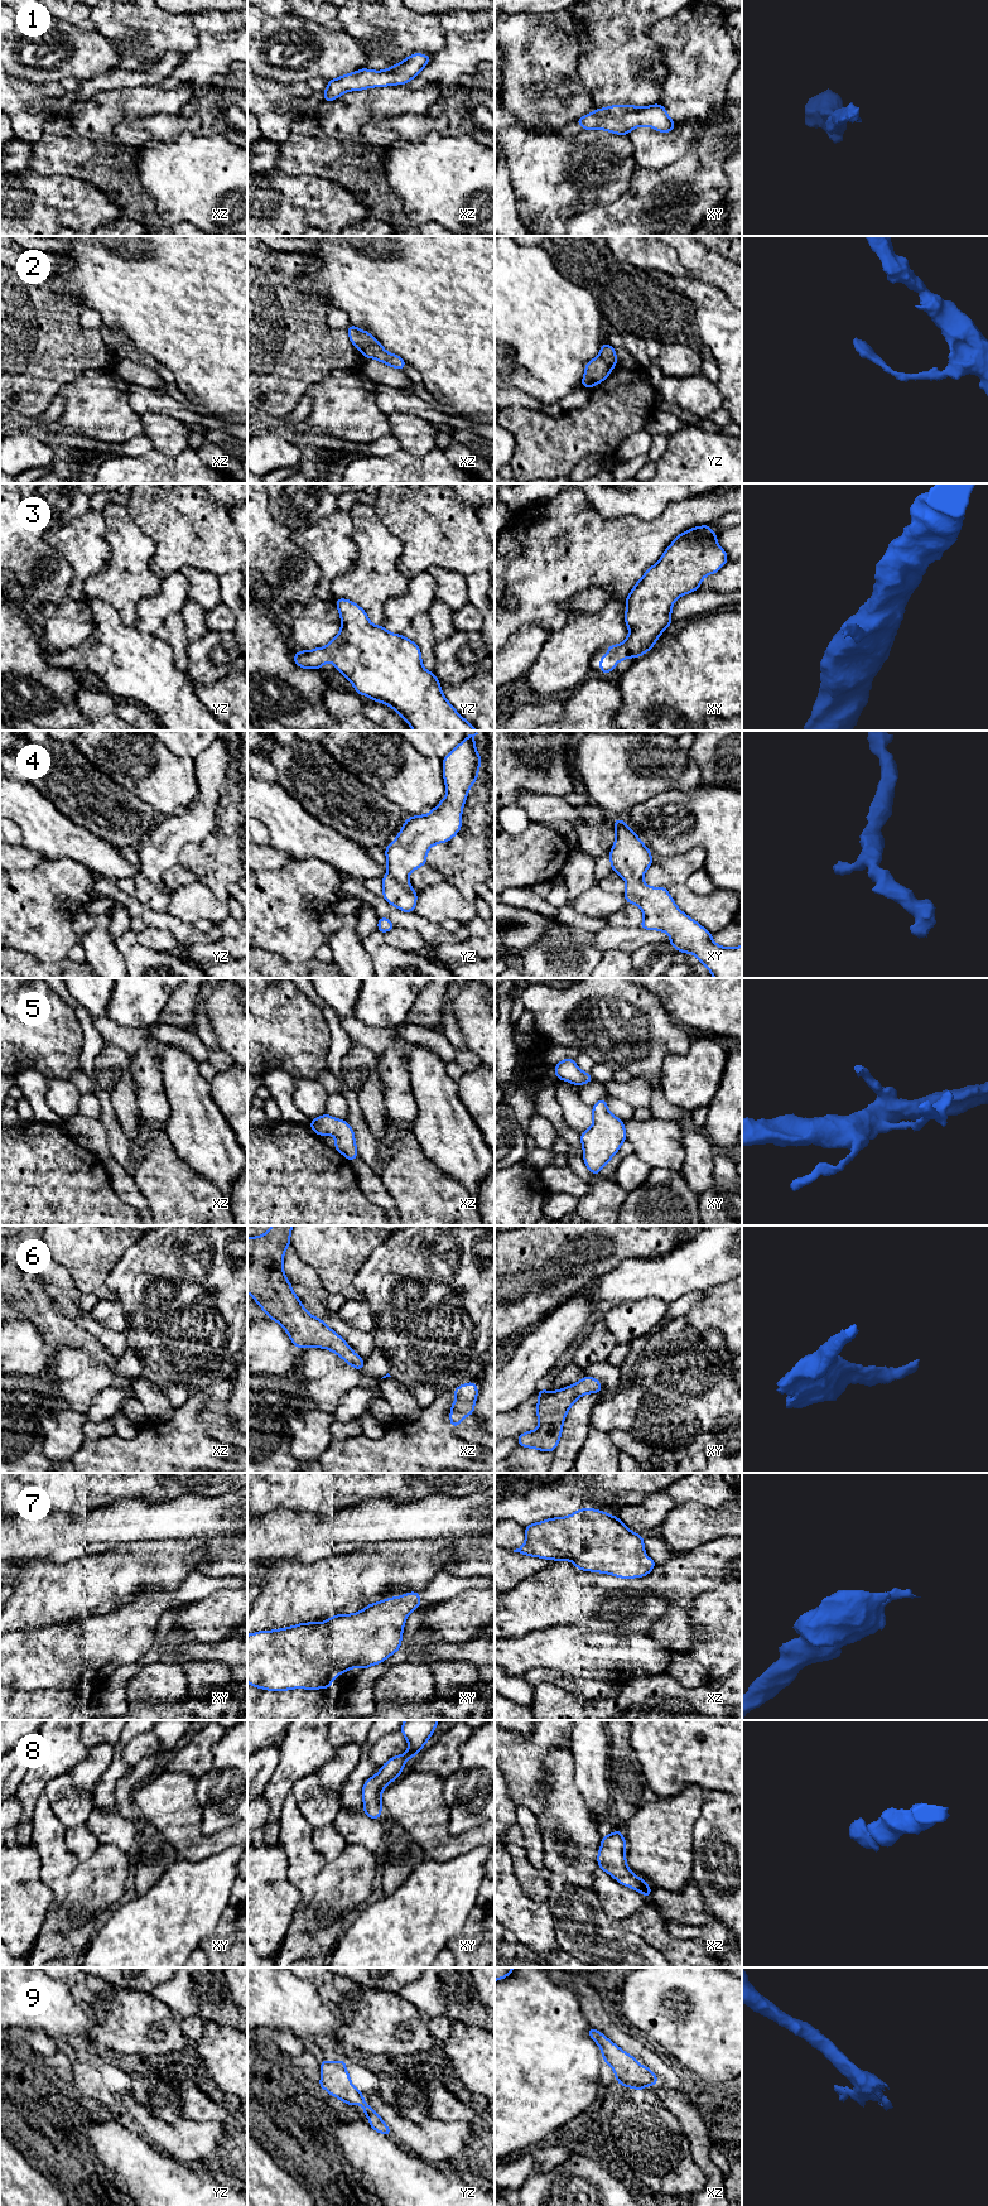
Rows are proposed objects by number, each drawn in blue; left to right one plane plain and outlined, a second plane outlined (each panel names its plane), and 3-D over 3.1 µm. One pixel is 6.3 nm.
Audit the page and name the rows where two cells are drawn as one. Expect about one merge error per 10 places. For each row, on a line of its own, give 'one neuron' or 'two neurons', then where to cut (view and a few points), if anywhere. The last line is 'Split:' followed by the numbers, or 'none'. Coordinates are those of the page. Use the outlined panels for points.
1: one neuron | no cut
2: one neuron | no cut
3: one neuron | no cut
4: one neuron | no cut
5: one neuron | no cut
6: one neuron | no cut
7: one neuron | no cut
8: one neuron | no cut
9: one neuron | no cut
Split: none

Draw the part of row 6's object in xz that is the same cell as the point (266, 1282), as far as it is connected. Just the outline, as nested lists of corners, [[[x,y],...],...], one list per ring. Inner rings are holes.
[[[273,1225],[260,1237],[247,1237],[247,1292],[279,1323],[298,1348],[326,1348],[348,1365],[361,1371],[365,1359],[322,1319],[310,1315],[293,1292],[283,1271],[285,1249],[290,1246],[294,1225]]]

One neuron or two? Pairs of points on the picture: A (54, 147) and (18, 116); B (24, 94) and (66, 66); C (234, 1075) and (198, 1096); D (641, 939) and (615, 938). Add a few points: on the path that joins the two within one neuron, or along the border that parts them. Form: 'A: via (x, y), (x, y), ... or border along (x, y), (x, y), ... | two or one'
A: border along (57, 116), (48, 120), (43, 133), (30, 143) | two
B: border along (13, 73), (33, 82), (58, 82) | two
C: border along (208, 1082), (210, 1097), (223, 1116) | two
D: via (635, 938), (621, 938) | one

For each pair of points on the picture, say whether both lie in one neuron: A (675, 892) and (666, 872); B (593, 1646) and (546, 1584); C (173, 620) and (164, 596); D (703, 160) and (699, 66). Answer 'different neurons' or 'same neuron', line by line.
A: different neurons
B: different neurons
C: different neurons
D: different neurons

